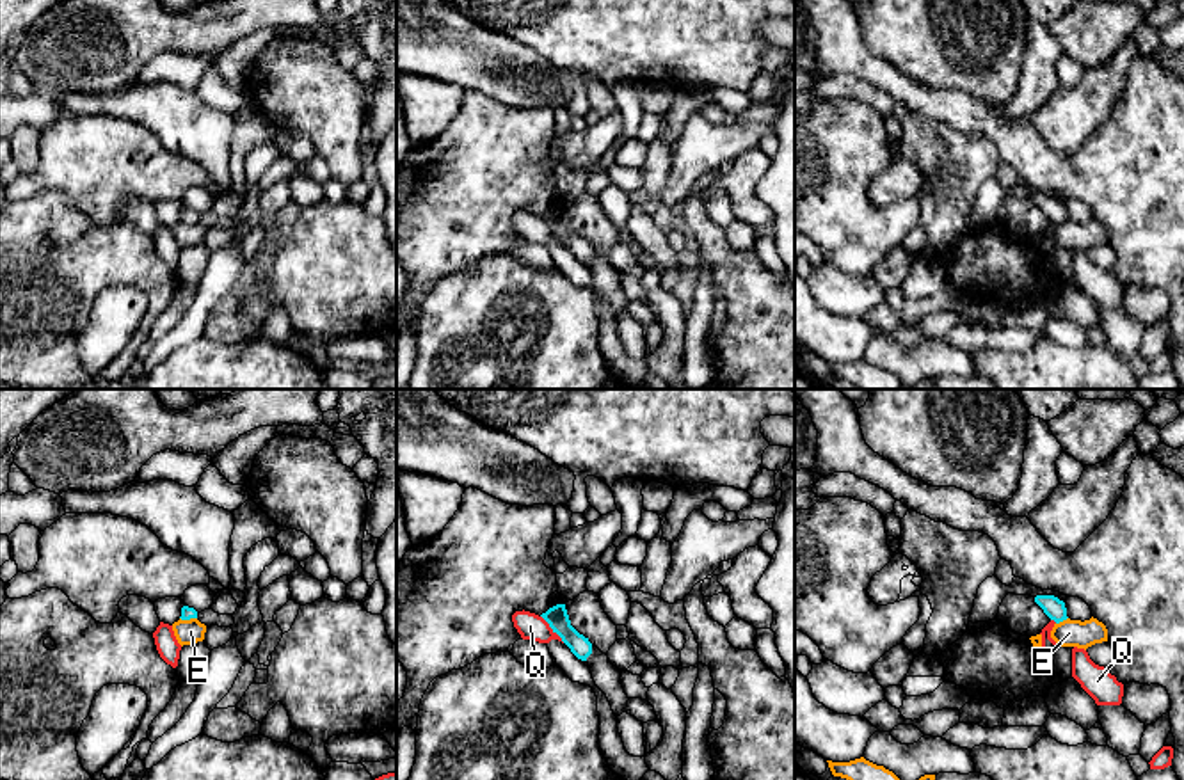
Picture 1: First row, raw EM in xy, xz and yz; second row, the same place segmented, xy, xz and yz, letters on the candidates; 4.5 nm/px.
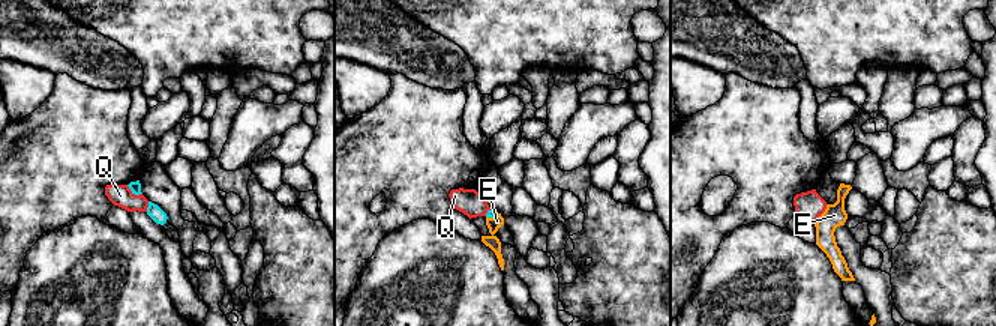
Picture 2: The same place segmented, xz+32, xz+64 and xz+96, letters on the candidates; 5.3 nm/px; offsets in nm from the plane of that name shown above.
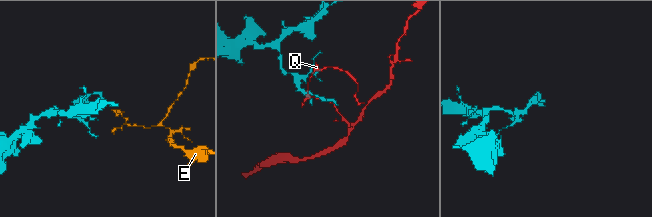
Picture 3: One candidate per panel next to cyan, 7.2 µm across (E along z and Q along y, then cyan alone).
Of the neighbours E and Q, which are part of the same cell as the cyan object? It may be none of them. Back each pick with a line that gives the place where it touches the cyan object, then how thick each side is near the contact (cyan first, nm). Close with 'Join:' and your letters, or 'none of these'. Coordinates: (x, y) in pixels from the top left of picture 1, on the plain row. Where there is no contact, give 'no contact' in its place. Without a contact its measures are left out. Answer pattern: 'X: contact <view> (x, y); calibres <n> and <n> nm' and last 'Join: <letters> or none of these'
Join: none of these

